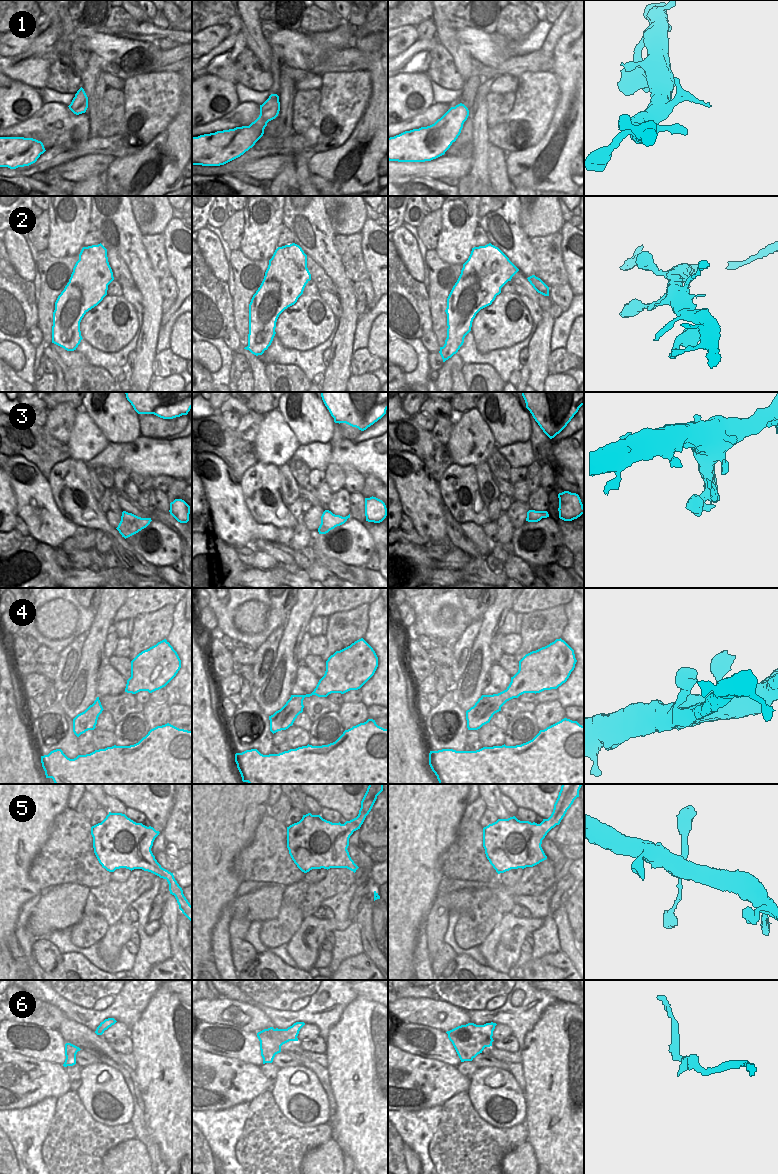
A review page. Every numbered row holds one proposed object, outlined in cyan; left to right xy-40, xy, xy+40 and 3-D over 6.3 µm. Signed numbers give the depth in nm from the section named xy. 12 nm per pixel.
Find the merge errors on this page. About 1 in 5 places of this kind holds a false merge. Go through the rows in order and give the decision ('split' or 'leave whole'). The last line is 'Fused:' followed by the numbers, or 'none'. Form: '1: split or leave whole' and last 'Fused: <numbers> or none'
1: leave whole
2: leave whole
3: leave whole
4: leave whole
5: leave whole
6: leave whole
Fused: none

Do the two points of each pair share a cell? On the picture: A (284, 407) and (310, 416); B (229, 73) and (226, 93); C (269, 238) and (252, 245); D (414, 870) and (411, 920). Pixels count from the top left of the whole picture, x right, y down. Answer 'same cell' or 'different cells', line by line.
A: same cell
B: different cells
C: same cell
D: same cell

